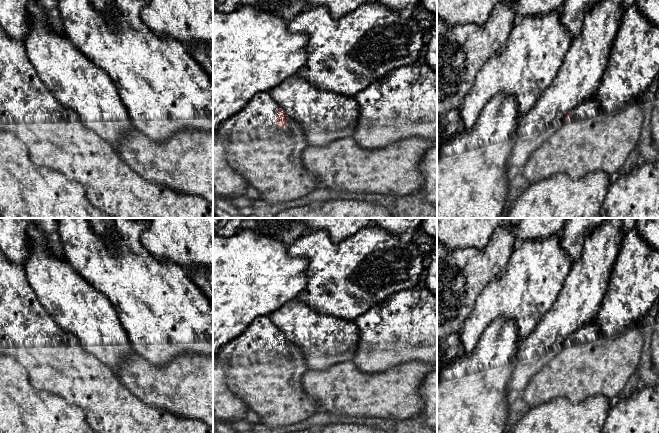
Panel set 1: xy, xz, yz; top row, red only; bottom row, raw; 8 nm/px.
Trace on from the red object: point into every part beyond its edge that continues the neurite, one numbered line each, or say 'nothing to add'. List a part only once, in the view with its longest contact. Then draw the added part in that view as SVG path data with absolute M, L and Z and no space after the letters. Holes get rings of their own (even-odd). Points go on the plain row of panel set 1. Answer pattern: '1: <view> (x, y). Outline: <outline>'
1: xz (270, 382). Outline: M266 316L255 318L236 339L227 343L217 354L228 362L226 384L249 409L260 417L260 424L270 429L296 424L318 412L316 402L302 387L302 378L309 370L303 351L289 343L288 349L279 352L275 341L279 330Z

